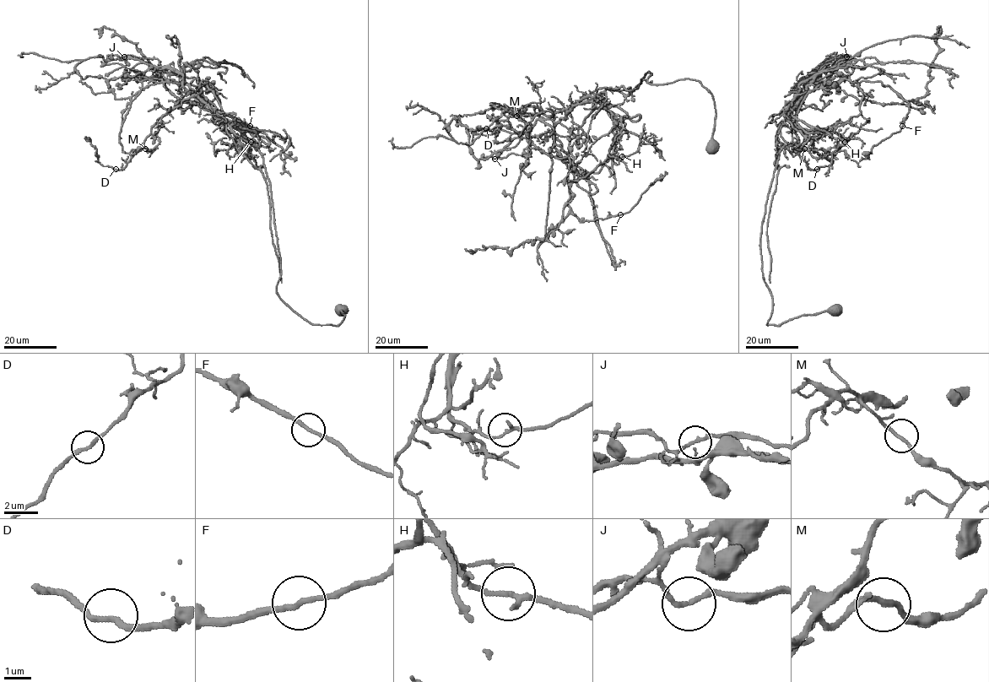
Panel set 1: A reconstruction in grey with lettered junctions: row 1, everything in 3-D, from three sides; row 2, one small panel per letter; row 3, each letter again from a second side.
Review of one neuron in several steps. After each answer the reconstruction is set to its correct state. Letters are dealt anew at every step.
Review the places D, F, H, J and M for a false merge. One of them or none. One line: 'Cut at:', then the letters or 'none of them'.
Cut at: J

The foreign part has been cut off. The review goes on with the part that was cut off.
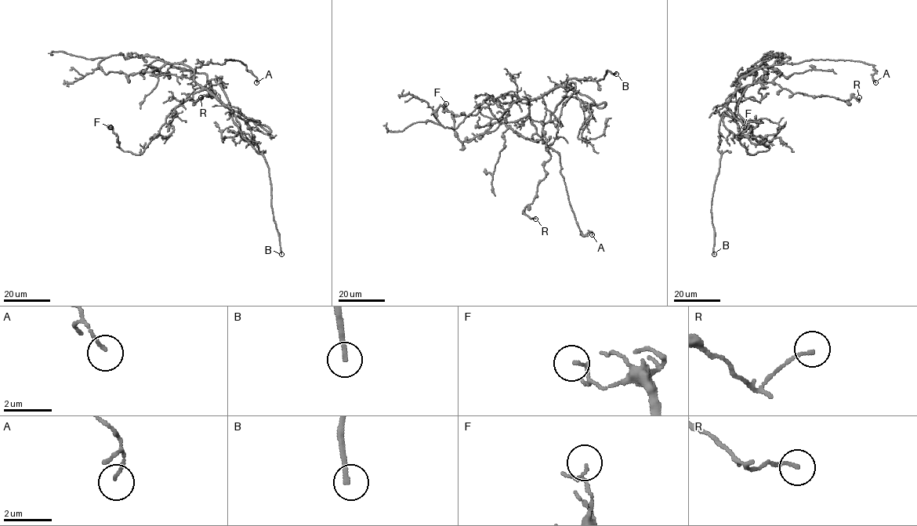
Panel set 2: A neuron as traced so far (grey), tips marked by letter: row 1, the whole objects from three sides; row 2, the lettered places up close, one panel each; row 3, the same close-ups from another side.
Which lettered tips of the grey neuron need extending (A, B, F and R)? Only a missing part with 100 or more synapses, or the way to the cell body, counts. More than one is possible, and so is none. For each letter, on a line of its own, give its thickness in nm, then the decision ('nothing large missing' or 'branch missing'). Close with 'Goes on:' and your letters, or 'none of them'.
A: calibre 100 nm; nothing large missing
B: calibre 200 nm; branch missing
F: calibre 130 nm; nothing large missing
R: calibre 120 nm; nothing large missing
Goes on: B

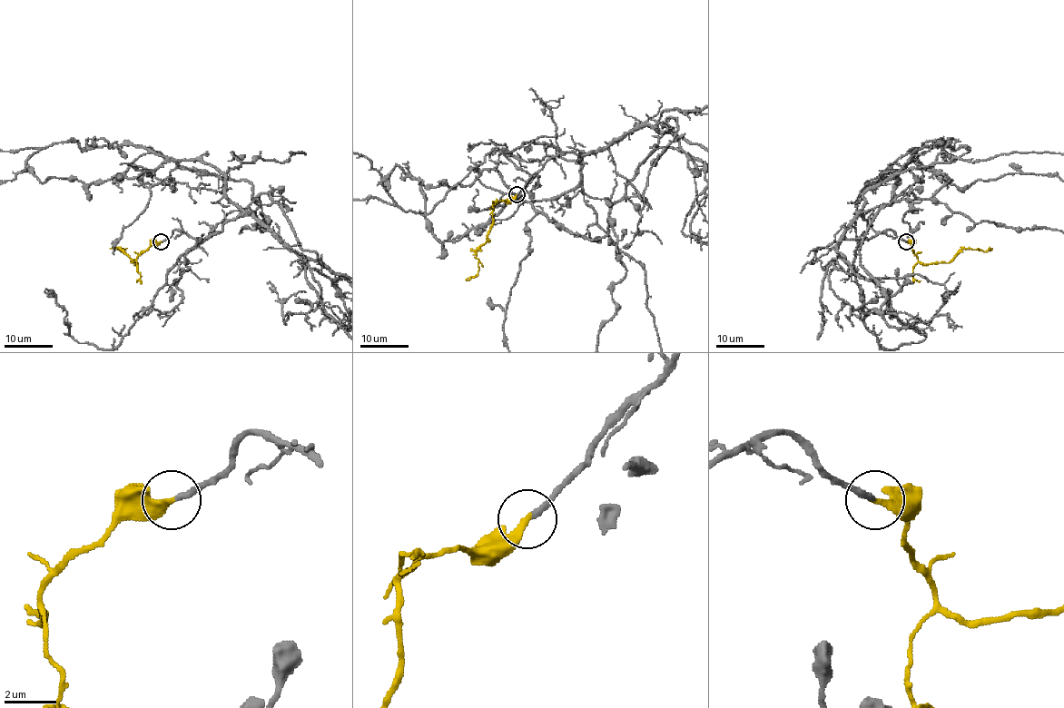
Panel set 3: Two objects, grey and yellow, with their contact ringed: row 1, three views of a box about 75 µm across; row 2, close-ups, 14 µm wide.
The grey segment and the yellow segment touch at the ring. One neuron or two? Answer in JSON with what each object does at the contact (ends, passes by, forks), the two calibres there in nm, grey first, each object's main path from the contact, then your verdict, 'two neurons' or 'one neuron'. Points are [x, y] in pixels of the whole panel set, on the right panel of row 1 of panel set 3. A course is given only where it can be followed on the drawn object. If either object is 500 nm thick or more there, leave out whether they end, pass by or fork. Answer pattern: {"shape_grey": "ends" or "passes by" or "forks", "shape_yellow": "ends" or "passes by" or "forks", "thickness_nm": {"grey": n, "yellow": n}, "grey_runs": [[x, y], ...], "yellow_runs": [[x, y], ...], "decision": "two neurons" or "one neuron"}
{"shape_grey": "ends", "shape_yellow": "ends", "thickness_nm": {"grey": 220, "yellow": 260}, "grey_runs": [[907, 242], [891, 230], [865, 239], [864, 193], [922, 147], [953, 148], [910, 150], [929, 141]], "yellow_runs": [[907, 242], [911, 244], [918, 260], [924, 264], [950, 262], [964, 248], [986, 251], [992, 248]], "decision": "one neuron"}

